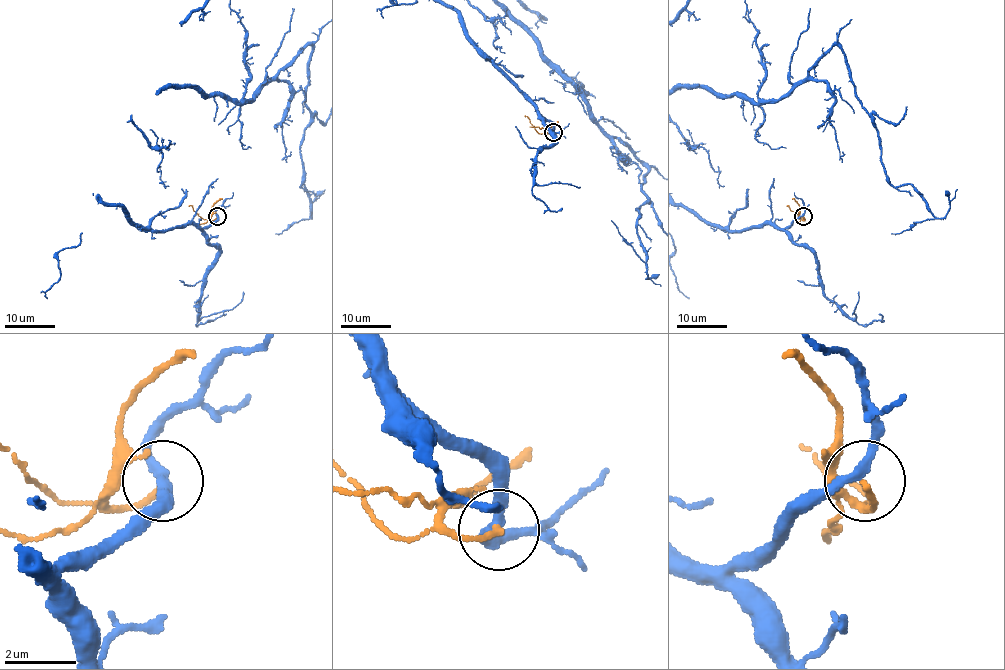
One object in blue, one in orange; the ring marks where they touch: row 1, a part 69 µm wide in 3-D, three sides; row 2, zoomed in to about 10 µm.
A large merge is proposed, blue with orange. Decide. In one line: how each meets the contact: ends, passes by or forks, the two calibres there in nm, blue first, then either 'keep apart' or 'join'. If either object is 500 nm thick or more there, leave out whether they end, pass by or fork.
blue passes by; orange ends there; 260 nm thick on the blue side, 170 nm on the other; keep apart

